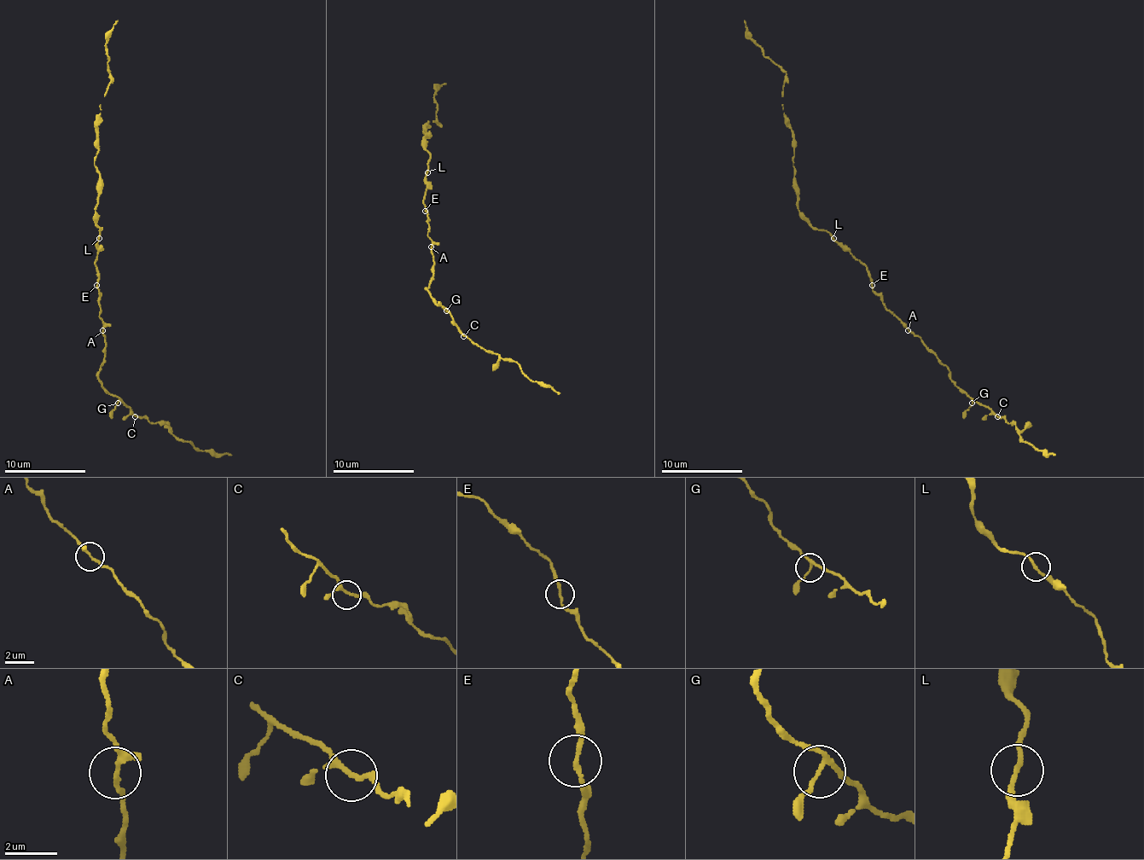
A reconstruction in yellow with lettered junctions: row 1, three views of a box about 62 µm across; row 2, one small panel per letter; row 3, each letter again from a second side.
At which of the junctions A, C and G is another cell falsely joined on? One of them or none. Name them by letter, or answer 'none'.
none

